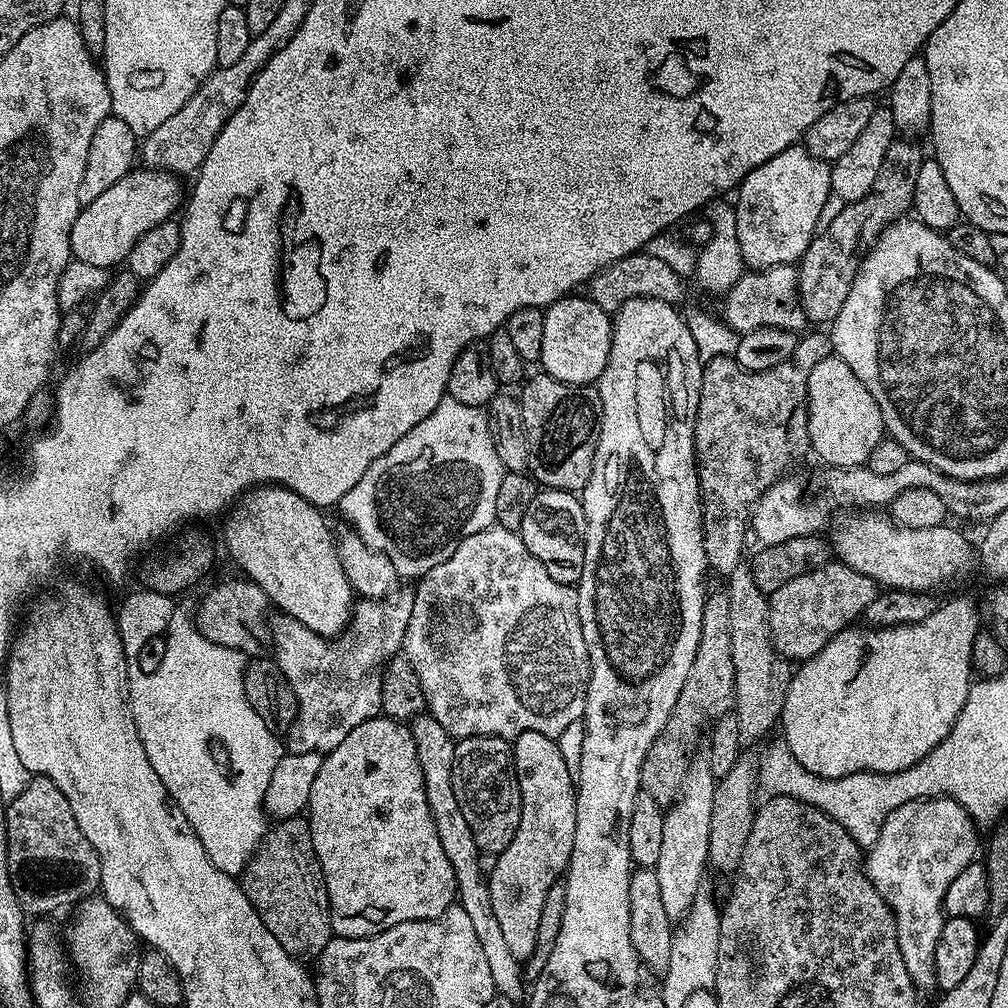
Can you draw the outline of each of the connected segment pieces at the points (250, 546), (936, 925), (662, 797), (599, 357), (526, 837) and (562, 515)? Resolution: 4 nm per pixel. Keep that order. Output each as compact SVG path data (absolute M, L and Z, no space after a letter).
M261 486L253 488L244 493L239 500L236 501L234 507L227 513L228 521L224 524L224 544L228 547L228 552L232 555L232 560L241 568L243 575L247 579L253 580L269 598L273 605L280 607L279 611L285 616L293 616L298 622L302 622L302 626L306 626L310 630L314 630L320 636L335 638L340 635L348 626L348 621L352 619L352 609L354 607L354 593L350 582L346 578L346 574L342 570L342 562L336 553L336 540L334 532L324 525L325 513L321 509L316 508L310 502L306 502L306 498L302 498L298 494L294 494L288 488L279 486Z
M934 796L930 800L915 800L906 802L906 806L898 806L898 810L894 810L884 819L878 842L874 842L874 846L866 852L864 871L894 914L902 960L910 970L912 983L924 994L936 988L934 950L938 946L938 938L946 919L946 890L950 890L950 882L954 882L954 878L958 878L958 874L962 874L962 870L966 870L966 866L977 859L976 847L979 844L981 847L982 840L980 842L976 837L976 831L976 821L957 800L951 800L948 796Z
M709 591L704 598L702 610L702 634L698 642L698 650L694 662L690 666L690 674L682 686L682 694L678 694L678 702L674 702L674 710L670 710L670 718L666 718L666 726L654 738L650 750L646 750L646 758L642 758L640 767L640 786L643 792L650 794L654 802L661 806L673 804L680 794L680 787L692 765L696 743L700 740L700 727L704 724L708 712L728 714L733 711L736 691L734 690L734 662L730 654L730 598L727 591Z
M569 294L544 308L542 350L539 367L547 375L567 384L592 384L599 381L610 358L612 316L587 295Z
M524 732L515 737L511 745L512 763L516 765L516 777L520 787L520 801L522 814L518 822L518 830L506 846L496 857L496 865L487 877L490 890L490 902L494 915L498 917L498 927L510 946L510 954L518 961L525 961L534 954L534 941L538 934L538 921L542 915L542 902L546 902L546 890L554 886L565 875L568 863L572 857L574 847L574 830L576 829L576 794L574 777L562 759L562 750L553 737L537 732Z
M544 488L537 491L534 502L526 510L526 518L522 518L522 526L518 529L522 542L526 542L526 550L546 566L546 574L554 578L554 582L577 585L582 578L582 562L584 561L584 517L583 499L575 492Z

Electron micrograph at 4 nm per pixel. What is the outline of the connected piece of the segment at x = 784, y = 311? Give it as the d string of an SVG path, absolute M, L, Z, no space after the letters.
M790 264L745 271L744 275L738 278L738 282L734 282L734 286L726 293L723 300L723 323L737 334L759 328L777 328L799 333L800 327L806 324L804 305L800 298L798 272Z

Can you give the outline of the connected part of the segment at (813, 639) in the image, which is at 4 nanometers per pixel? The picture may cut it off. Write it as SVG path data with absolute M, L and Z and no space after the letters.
M829 562L818 570L810 570L810 574L790 578L786 586L778 586L778 590L768 596L772 645L789 662L808 660L839 632L855 625L863 617L866 606L874 602L876 595L876 581L839 562Z

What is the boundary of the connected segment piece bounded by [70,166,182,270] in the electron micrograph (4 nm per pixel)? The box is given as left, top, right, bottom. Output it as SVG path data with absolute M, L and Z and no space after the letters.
M147 166L127 172L121 180L114 182L114 186L110 186L110 190L105 190L101 196L94 198L94 202L81 207L70 230L73 257L90 262L90 266L102 266L109 270L123 265L134 242L142 238L146 230L152 230L163 220L173 219L172 211L181 207L180 184L176 180L179 179L173 173Z

